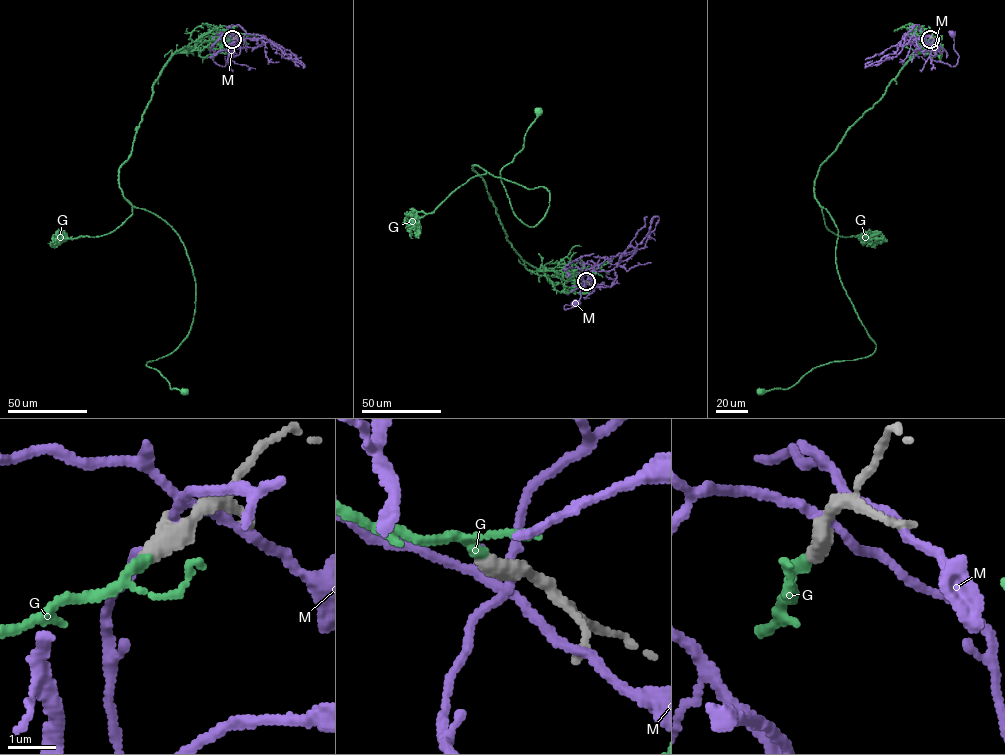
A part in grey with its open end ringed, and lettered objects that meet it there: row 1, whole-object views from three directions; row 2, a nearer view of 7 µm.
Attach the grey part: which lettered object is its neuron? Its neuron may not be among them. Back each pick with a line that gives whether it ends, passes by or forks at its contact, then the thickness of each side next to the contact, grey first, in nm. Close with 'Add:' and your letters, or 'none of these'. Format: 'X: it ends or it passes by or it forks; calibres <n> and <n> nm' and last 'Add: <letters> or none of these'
G: it passes by; calibres 460 and 160 nm
Add: G

